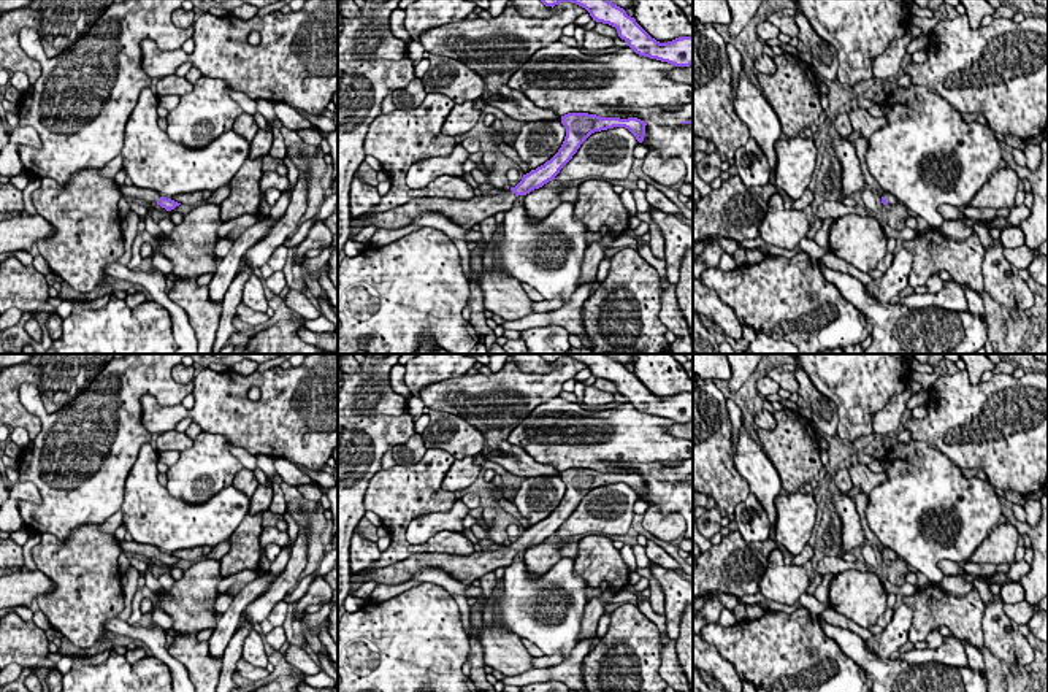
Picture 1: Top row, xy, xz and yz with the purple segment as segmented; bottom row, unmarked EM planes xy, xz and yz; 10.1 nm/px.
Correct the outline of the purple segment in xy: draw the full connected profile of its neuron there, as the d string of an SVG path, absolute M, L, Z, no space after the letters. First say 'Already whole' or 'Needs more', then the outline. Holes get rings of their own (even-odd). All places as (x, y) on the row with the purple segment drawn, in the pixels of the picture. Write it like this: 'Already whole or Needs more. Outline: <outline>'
Needs more. Outline: M122 184L122 186L119 186L119 190L120 190L122 197L138 197L138 198L144 200L146 203L151 203L151 205L157 203L162 208L165 208L166 211L171 211L181 205L171 198L162 197L159 192L155 192L152 189L141 189L136 186Z

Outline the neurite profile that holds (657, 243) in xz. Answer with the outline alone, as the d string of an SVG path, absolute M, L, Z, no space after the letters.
M636 213L636 217L648 224L648 233L650 233L648 246L652 249L652 254L660 260L664 260L666 259L666 243L664 243L661 229L653 222L648 213Z

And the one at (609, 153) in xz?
M614 127L591 133L560 170L555 181L568 189L572 181L587 176L623 181L633 171L633 152L639 144L625 127Z

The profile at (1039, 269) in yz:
M1040 256L1032 260L1027 271L1034 281L1048 287L1048 256Z

